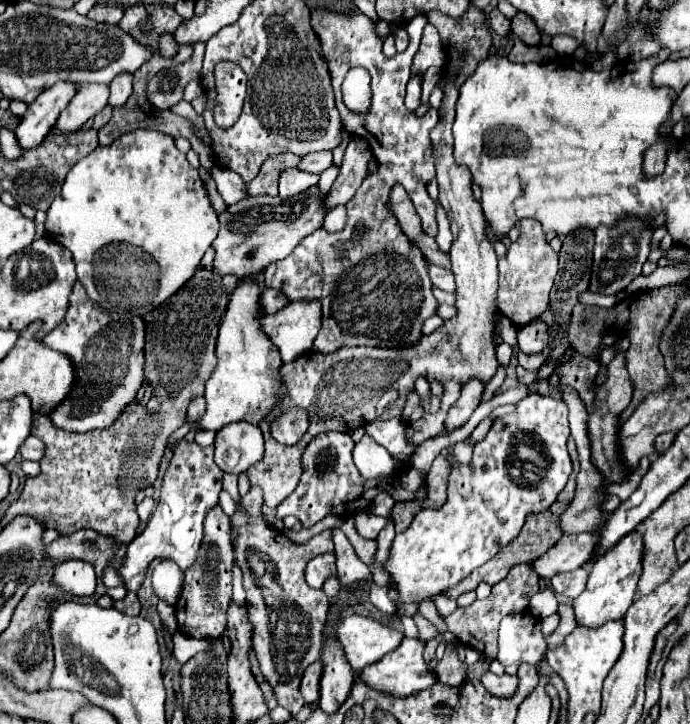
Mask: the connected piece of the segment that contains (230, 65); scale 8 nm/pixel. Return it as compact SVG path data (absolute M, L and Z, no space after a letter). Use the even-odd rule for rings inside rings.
M220 62L214 68L216 78L216 104L214 104L214 122L220 128L230 128L236 124L242 112L246 96L246 76L240 66L234 62Z

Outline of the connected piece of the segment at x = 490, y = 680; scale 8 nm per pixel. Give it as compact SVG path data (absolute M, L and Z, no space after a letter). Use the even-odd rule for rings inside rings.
M488 670L480 676L480 682L488 692L492 692L496 696L510 696L516 690L516 676L508 676L508 674L496 676Z

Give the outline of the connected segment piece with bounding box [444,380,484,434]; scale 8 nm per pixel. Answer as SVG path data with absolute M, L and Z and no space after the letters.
M470 380L468 384L462 386L462 394L460 394L458 402L450 408L448 418L444 422L444 428L448 434L468 422L468 418L472 416L476 406L480 404L482 392L484 392L484 384L480 384L480 380Z

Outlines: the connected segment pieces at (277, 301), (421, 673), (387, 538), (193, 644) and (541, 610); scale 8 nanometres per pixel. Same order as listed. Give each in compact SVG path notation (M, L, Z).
M266 288L266 290L262 292L262 296L260 296L258 306L260 306L260 312L262 312L262 314L274 314L274 312L278 312L280 308L286 306L286 300L284 300L284 296L280 296L276 290Z
M404 638L396 650L388 652L378 662L362 668L356 674L356 678L360 678L360 682L364 682L368 688L372 688L376 692L384 692L384 694L390 694L390 696L410 696L410 694L420 692L420 690L424 690L424 688L428 688L436 682L436 676L432 676L428 672L428 666L422 658L422 652L424 652L422 640Z
M390 522L390 524L380 532L380 536L376 538L376 542L378 542L376 562L378 562L380 566L382 566L382 564L384 564L384 560L388 558L388 548L390 548L392 540L394 540L394 522Z
M174 632L172 640L174 640L174 658L178 660L178 664L186 664L194 654L198 654L204 648L208 648L206 638L196 640L196 638L184 636L182 632Z
M542 588L538 590L532 600L530 600L530 606L528 610L536 616L536 618L546 618L550 614L554 614L558 608L558 600L556 600L556 594L550 590L550 588Z

